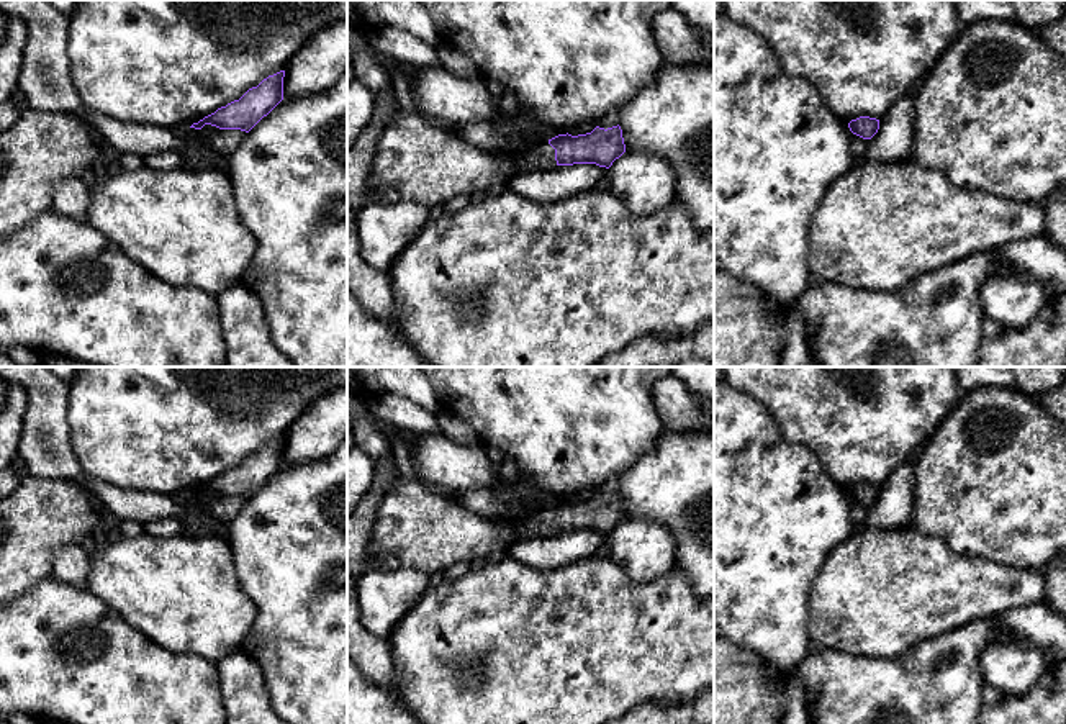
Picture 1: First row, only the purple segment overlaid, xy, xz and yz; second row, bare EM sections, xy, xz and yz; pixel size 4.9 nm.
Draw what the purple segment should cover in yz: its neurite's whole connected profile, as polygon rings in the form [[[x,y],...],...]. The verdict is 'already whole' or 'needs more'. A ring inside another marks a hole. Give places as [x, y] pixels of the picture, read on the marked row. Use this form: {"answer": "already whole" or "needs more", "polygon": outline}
{"answer": "already whole", "polygon": [[[860,116],[848,123],[848,128],[853,134],[871,139],[879,129],[879,120],[870,116]]]}

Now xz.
{"answer": "needs more", "polygon": [[[396,111],[378,138],[367,195],[395,205],[445,205],[460,195],[501,190],[511,179],[557,165],[596,164],[609,169],[626,152],[621,126],[586,134],[558,134],[514,159],[463,141],[454,129],[416,113]]]}

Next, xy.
{"answer": "already whole", "polygon": [[[285,70],[264,79],[257,87],[249,88],[239,100],[218,108],[190,128],[201,129],[205,124],[219,129],[241,129],[249,133],[283,100]]]}

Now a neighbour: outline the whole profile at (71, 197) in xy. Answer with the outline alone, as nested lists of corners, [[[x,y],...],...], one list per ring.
[[[65,177],[52,187],[52,210],[72,218],[85,219],[90,206],[90,179]]]

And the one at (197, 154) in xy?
[[[185,128],[187,144],[178,154],[182,156],[182,167],[206,169],[216,167],[226,170],[226,156],[213,149],[201,129]]]

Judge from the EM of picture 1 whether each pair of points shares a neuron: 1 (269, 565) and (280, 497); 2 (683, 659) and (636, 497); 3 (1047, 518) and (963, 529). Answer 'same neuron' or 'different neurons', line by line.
1: same neuron
2: different neurons
3: same neuron

